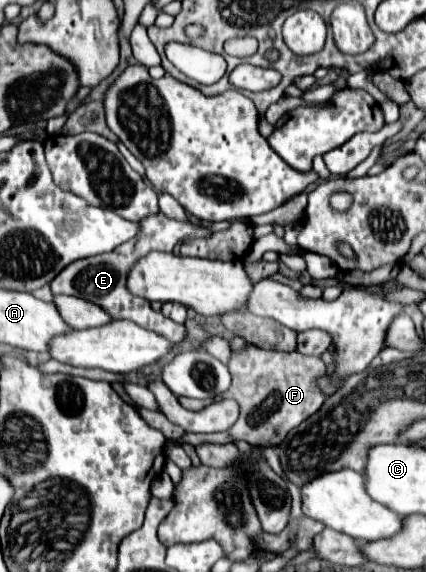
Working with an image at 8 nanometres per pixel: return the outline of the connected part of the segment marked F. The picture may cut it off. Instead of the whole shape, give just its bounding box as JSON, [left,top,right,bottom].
[173,344,325,444]

